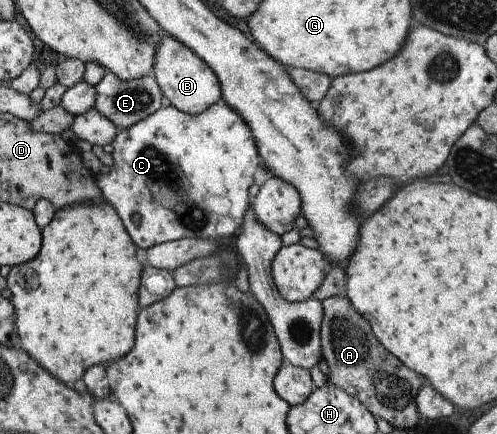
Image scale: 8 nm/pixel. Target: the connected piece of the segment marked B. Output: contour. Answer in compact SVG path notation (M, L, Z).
M164 34L160 37L155 50L152 74L161 88L162 94L170 100L171 105L179 111L197 115L204 112L211 104L222 99L222 89L216 73L185 44L176 40L173 36Z

